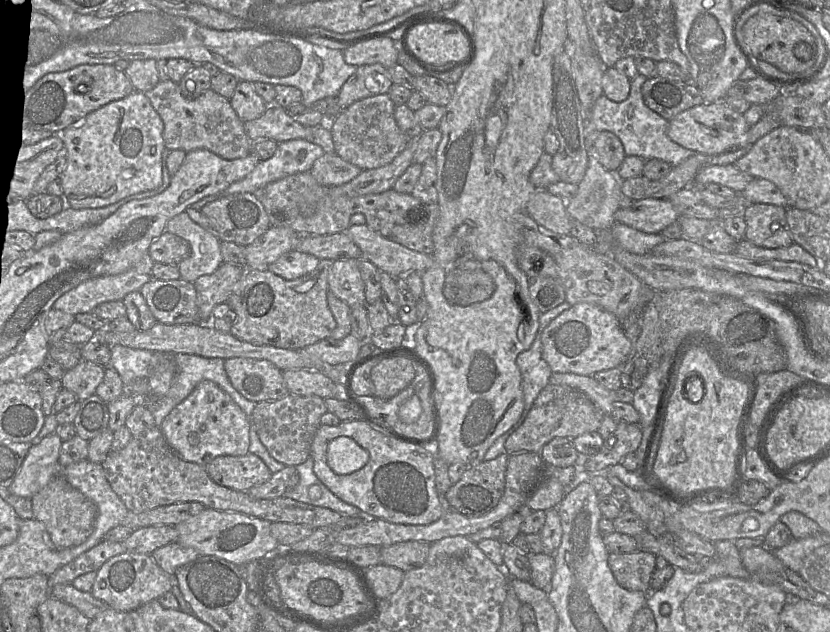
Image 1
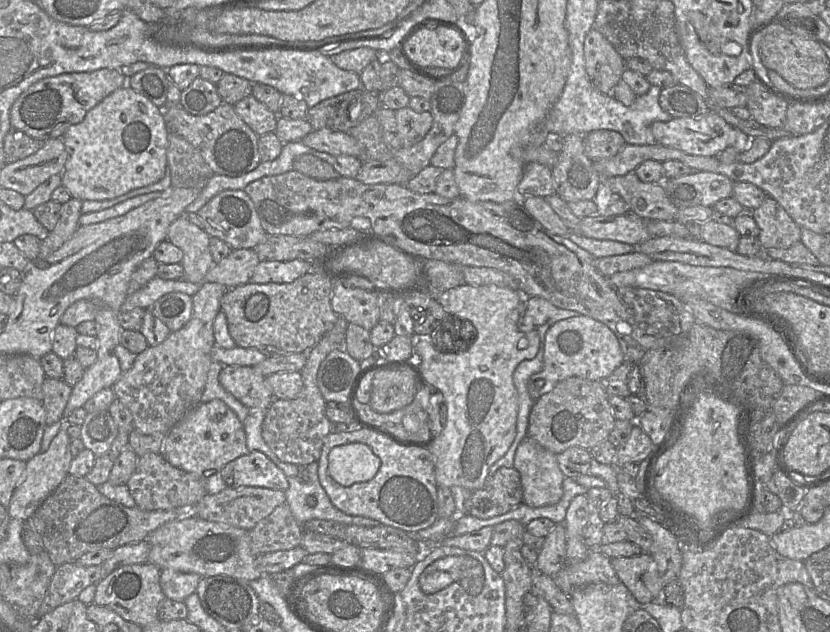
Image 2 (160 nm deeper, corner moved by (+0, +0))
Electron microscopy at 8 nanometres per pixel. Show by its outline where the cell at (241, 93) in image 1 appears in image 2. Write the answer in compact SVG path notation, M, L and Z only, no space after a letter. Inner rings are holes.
M252 94L233 105L238 116L258 135L275 132L278 115L270 111Z

